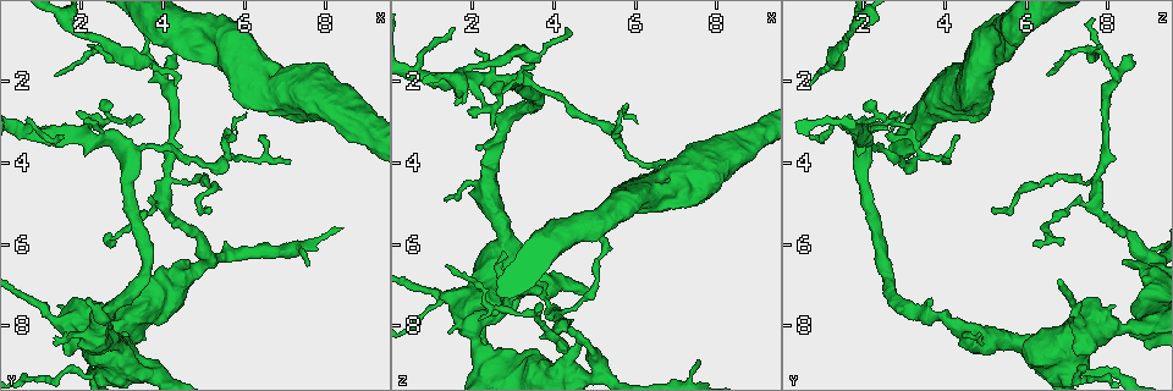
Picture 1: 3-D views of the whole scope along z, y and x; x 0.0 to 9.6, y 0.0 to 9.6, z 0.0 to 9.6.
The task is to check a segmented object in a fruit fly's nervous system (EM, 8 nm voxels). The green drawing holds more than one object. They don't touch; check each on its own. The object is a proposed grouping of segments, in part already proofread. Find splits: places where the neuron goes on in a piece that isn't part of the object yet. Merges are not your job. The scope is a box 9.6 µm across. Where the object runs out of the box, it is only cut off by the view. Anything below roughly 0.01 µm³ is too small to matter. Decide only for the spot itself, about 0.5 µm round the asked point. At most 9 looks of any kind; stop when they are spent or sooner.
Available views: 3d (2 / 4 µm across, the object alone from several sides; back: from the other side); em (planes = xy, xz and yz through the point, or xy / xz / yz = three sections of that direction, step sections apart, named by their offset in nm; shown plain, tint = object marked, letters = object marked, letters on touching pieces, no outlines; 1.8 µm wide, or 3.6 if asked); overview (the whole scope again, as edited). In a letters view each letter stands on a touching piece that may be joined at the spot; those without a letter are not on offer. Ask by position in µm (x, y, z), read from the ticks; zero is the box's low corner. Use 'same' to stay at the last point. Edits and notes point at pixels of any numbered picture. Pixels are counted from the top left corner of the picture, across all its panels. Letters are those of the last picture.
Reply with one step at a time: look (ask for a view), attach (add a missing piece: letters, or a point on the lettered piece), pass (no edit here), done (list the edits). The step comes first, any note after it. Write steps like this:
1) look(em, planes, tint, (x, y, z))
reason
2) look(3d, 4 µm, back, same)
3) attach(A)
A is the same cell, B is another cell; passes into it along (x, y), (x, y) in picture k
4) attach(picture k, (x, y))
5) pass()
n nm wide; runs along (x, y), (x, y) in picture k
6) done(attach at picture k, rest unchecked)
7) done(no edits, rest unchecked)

look(3d, 2 µm, (1.70, 0.70, 1.75))
side arm on a straight run

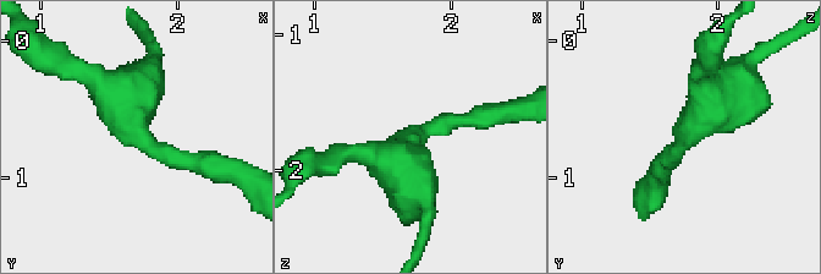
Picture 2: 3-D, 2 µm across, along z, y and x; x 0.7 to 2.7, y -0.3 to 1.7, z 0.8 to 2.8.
look(em, planes, tint, (1.72, 0.66, 1.74))
3 arms; arms of 170, 190, 190 nm

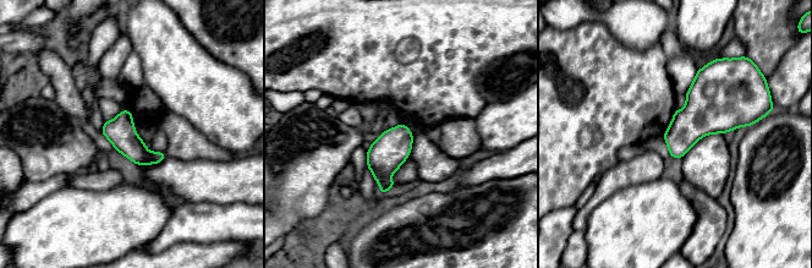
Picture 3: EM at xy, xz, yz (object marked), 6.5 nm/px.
look(em, planes, letters, same)
what lies round it

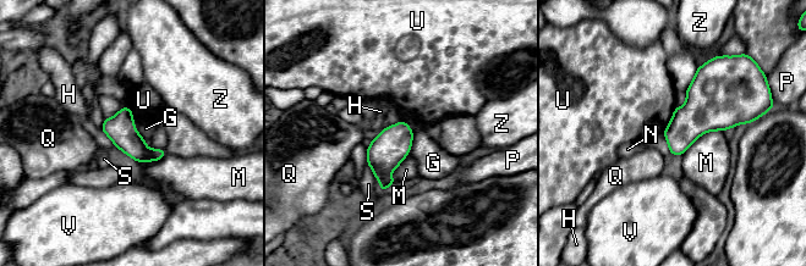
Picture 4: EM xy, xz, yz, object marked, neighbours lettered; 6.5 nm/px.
pass()
190 nm wide; G, H, M, N, P, Q, S, U, V and Z are other cells; border along (675, 107), (663, 132) in picture 4; no lettered piece goes on from it

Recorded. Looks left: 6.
look(3d, 2 µm, (1.95, 3.25, 1.95))
calibre changes

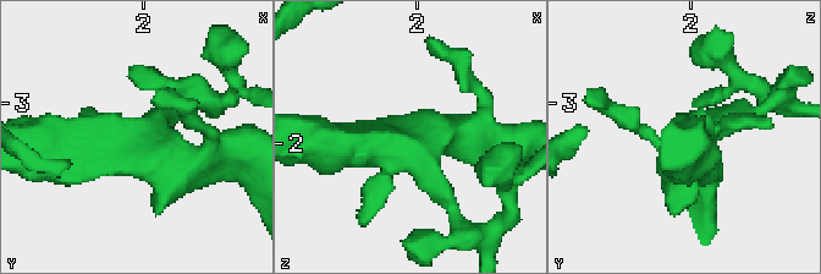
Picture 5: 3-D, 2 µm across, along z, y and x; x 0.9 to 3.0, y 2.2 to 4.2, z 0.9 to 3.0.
look(em, yz, step 16, letters, (1.96, 3.30, 2.00))
now the EM

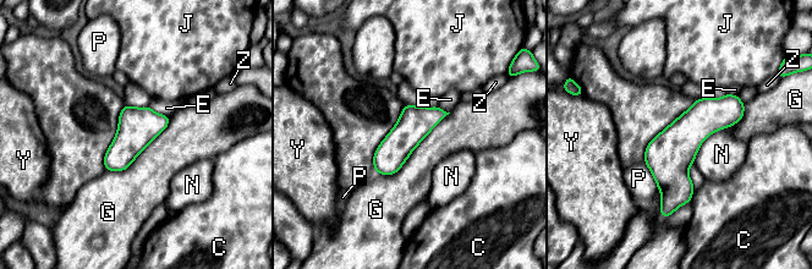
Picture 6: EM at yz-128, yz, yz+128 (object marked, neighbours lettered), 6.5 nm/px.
pass()
G touches over 650 nm; C, E, G, J, N, P, Y and Z are other cells; border along (450, 113), (395, 173), (376, 173) in picture 6; none of them fits

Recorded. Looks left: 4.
look(em, planes, letters, (3.60, 1.55, 1.45))
calibre changes

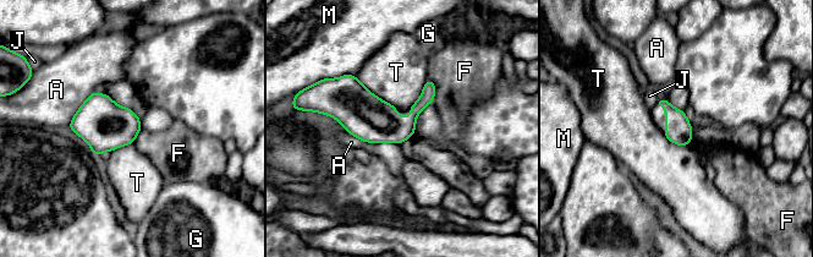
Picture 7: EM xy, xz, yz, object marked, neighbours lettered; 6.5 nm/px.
pass()
T touches over 360 nm; A, F, G, J, M and T are other cells; border along (428, 77), (434, 85), (432, 103) in picture 7; no lettered piece goes on from it

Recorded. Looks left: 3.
look(em, xy, step 8, letters, (4.65, 6.45, 8.40))
an open end

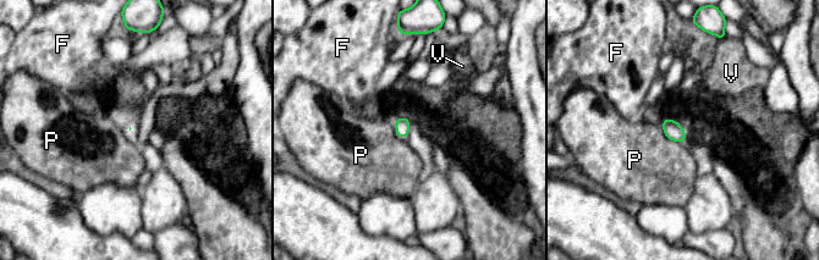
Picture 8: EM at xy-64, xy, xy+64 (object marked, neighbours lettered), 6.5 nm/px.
pass()
F, P and V are other cells; border along (663, 119), (663, 132), (683, 143) in picture 8; none of them fits

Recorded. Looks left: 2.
done(no edits, rest unchecked)

